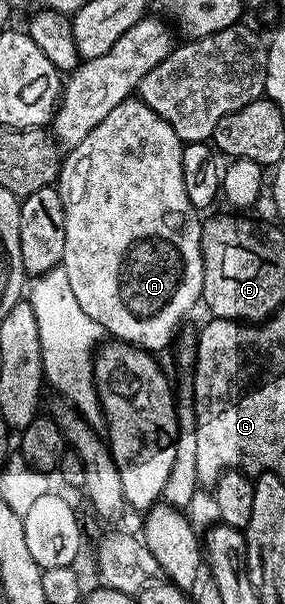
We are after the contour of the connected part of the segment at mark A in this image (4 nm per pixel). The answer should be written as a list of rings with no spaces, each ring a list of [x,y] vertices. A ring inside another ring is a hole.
[[[138,97],[110,109],[79,145],[63,156],[58,190],[66,209],[66,249],[62,264],[74,298],[113,340],[160,353],[181,330],[184,318],[201,302],[204,284],[201,212],[186,197],[182,181],[184,144],[150,105]]]

